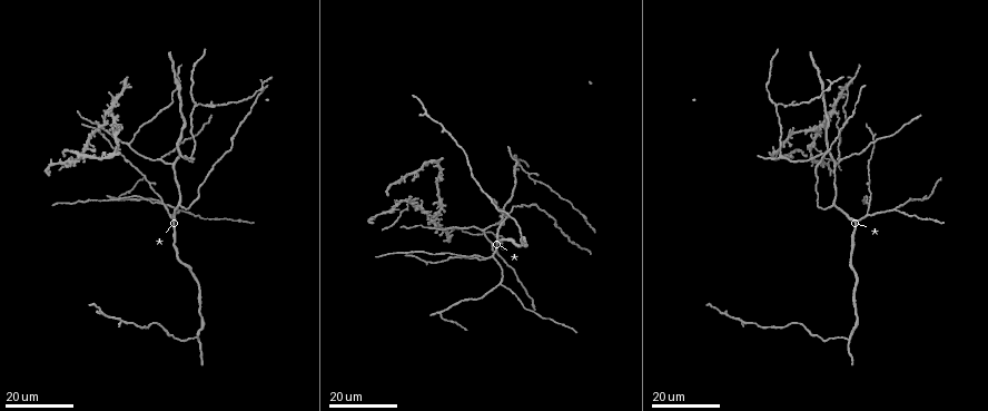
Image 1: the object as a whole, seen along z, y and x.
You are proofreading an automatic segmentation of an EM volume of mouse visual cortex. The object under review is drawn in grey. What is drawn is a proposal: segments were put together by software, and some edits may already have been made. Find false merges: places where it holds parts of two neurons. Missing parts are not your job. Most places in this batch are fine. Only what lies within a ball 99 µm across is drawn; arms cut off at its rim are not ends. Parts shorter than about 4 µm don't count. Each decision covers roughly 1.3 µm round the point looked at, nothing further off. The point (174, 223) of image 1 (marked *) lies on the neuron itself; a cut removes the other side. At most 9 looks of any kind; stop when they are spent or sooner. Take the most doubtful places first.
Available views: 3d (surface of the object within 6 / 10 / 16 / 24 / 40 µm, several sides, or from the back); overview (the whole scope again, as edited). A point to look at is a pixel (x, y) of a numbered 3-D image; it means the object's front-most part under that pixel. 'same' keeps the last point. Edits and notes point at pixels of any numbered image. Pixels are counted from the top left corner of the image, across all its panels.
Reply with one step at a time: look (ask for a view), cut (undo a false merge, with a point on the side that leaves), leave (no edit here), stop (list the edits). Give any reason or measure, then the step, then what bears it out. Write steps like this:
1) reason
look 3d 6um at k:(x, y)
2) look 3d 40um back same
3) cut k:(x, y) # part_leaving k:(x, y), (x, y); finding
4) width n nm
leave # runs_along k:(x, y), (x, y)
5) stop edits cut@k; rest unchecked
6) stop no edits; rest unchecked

two arms in line, one across
look 3d 24um at 1:(158, 204)

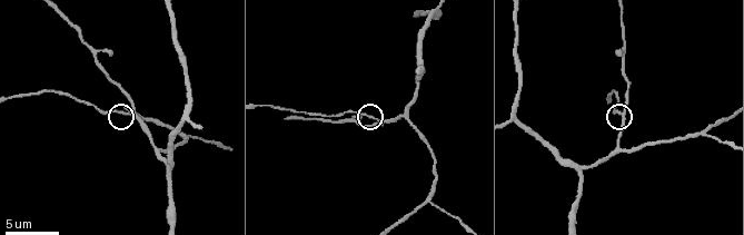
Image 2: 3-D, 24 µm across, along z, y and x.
look 3d 6um at 2:(130, 112)

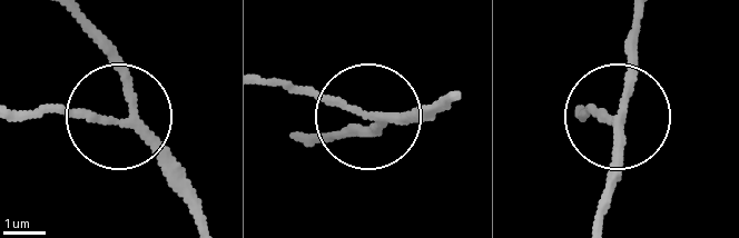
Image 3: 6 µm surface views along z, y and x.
width 180 nm
leave # continuous, no second neuron

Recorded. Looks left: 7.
three arms meet
look 3d 24um at 1:(774, 106)

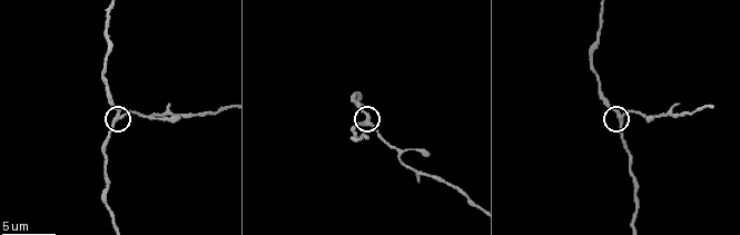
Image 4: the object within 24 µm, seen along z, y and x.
look 3d 10um at 4:(370, 123)

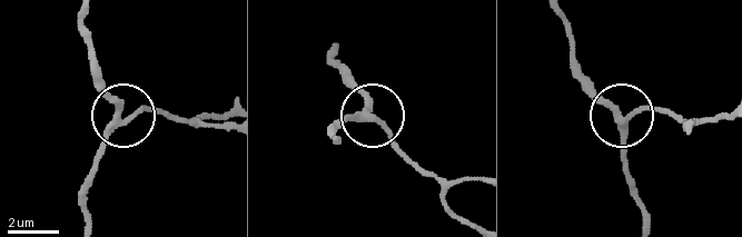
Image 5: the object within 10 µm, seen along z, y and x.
width 230 nm
leave # runs_along 5:(332, 138), (345, 119), (376, 119), (425, 175); one neuron here

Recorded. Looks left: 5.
small branch off a trunk
look 3d 16um at 2:(703, 132)

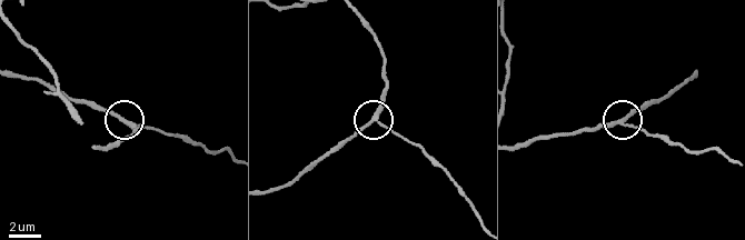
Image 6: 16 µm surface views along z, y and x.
side_arm 30 um
leave # runs_along 6:(355, 13), (383, 61), (387, 89), (374, 120), (409, 143); one neuron here

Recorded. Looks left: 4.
two arms in line, one across
look 3d 24um at 1:(832, 85)

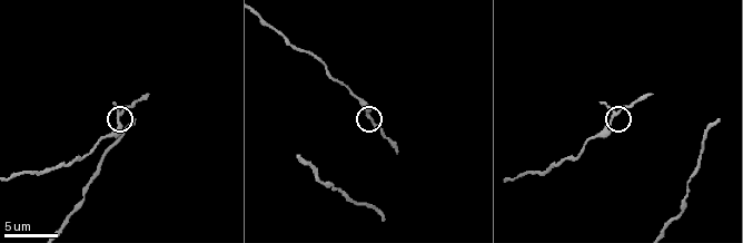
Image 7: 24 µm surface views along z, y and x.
look 3d 10um at 7:(608, 123)

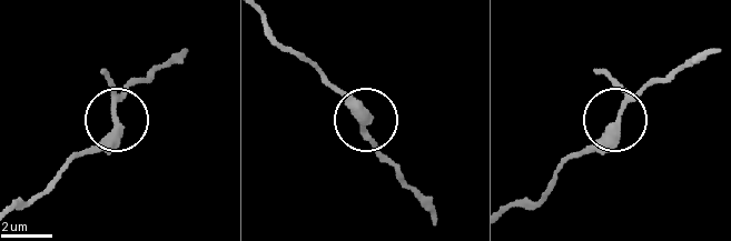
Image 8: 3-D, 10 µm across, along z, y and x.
leave # runs_along 8:(12, 207), (33, 198), (110, 128), (118, 102), (140, 79); continuous, no second neuron

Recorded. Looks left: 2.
stop no edits; rest unchecked

